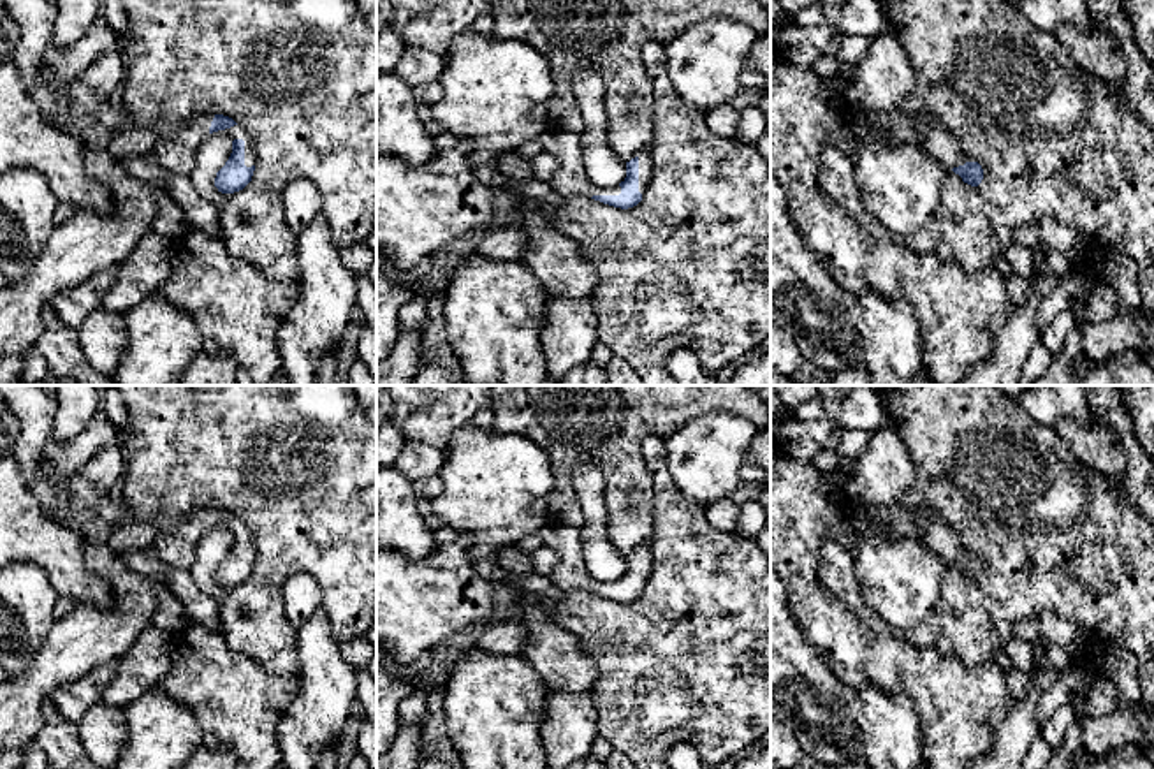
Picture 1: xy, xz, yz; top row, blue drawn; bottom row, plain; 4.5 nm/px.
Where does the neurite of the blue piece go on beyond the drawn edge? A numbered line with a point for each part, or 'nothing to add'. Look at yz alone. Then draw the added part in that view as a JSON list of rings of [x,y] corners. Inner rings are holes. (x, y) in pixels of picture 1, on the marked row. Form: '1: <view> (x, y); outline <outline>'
1: yz (940, 143); outline [[[917,114],[917,128],[920,132],[922,146],[945,167],[953,169],[971,162],[969,157],[962,151],[960,143],[945,130],[932,116]]]

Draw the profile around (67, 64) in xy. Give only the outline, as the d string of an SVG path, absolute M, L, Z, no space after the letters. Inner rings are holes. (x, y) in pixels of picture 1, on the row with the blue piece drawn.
M104 21L93 25L81 39L65 48L49 46L44 51L46 69L53 77L72 83L109 48L114 48L120 35Z

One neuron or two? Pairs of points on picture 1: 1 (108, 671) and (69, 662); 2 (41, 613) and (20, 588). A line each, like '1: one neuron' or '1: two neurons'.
1: two neurons
2: one neuron

